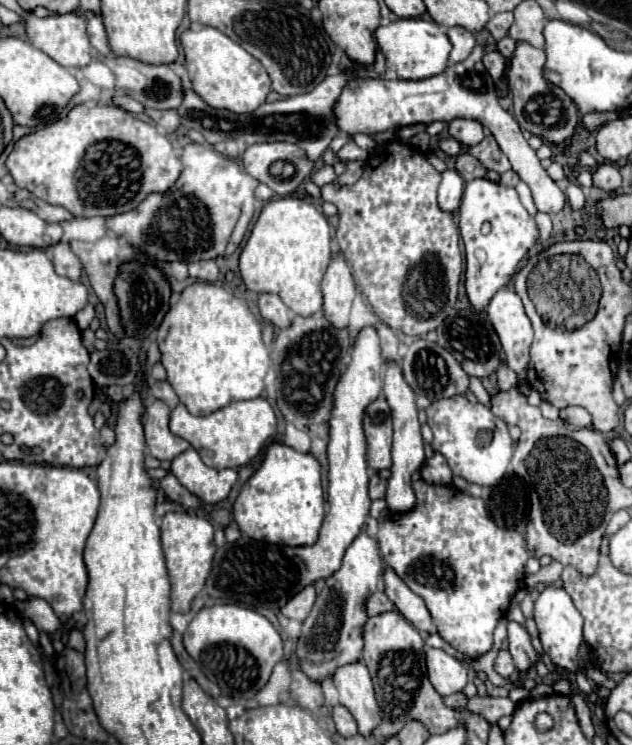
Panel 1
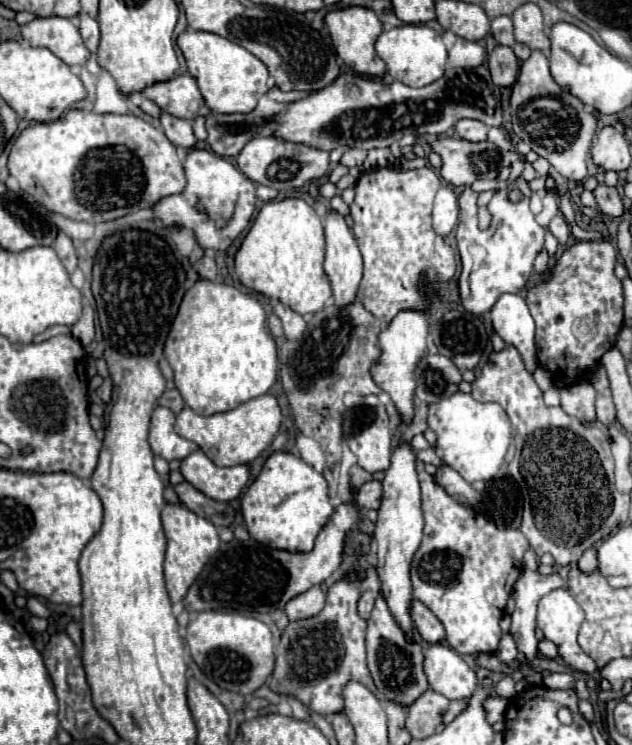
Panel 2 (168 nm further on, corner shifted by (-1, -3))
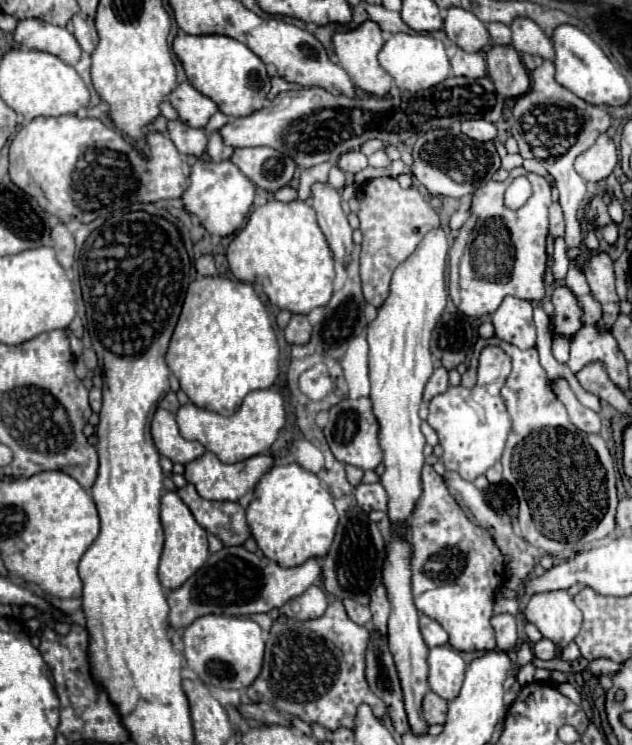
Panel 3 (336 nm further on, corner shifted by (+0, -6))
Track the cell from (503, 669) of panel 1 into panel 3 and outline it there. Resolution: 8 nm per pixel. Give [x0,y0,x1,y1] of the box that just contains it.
[491,615,519,653]

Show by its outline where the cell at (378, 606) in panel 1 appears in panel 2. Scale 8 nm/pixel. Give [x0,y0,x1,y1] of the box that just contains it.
[358,590,378,620]

